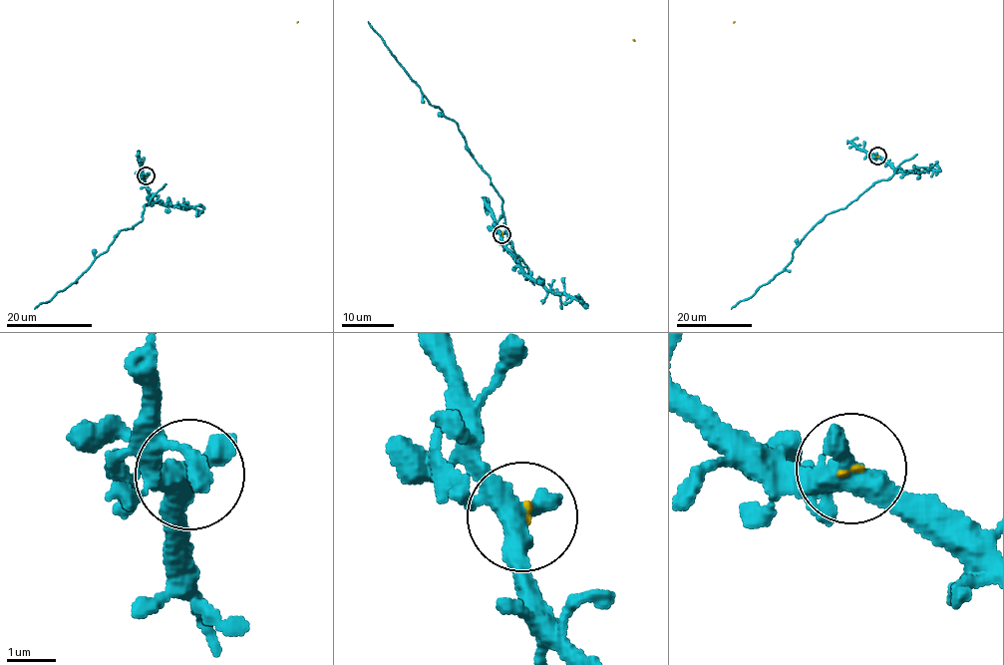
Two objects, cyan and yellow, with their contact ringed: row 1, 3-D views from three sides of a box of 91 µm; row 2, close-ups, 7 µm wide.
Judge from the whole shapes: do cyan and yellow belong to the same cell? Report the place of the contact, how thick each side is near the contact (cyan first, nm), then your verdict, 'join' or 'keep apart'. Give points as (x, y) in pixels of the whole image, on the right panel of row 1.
place (877, 156); calibres 400 and 50 nm; join

